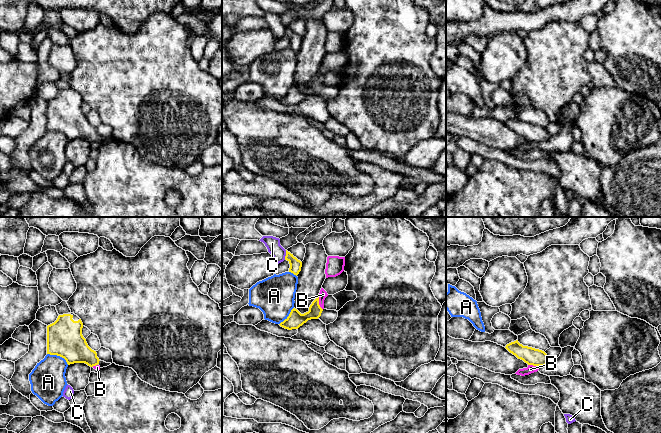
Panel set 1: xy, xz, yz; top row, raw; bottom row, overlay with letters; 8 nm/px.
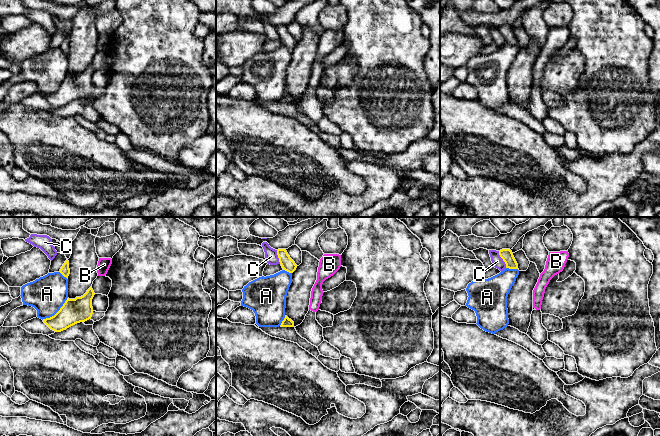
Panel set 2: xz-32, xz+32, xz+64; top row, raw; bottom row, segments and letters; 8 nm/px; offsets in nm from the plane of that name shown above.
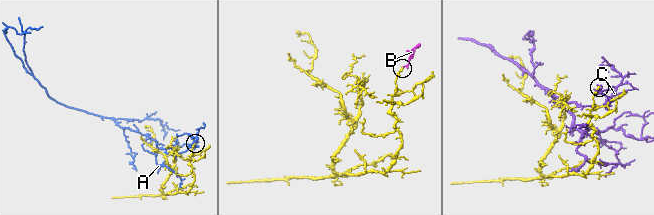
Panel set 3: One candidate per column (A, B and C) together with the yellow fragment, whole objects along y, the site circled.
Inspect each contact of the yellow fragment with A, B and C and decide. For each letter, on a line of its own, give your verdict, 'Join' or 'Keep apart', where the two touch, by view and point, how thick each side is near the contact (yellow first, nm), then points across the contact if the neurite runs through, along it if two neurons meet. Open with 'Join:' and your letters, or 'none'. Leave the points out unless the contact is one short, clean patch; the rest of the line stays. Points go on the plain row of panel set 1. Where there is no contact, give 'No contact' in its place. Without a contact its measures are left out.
Join: none
A: Keep apart. Touches yellow at xy (58, 131). Thickness 280 nm (yellow) against 280 nm
B: Keep apart. Touches yellow at xz (318, 78). Thickness 130 nm (yellow) against 70 nm. Boundary: xz (318, 71), (318, 80), (322, 85)
C: Keep apart. Touches yellow at xz (286, 31). Thickness 100 nm (yellow) against 110 nm

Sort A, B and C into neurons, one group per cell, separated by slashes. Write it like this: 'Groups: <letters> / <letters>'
Groups: A / B / C

